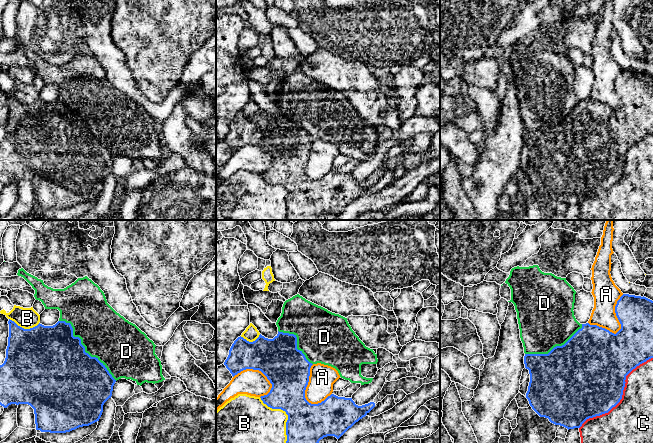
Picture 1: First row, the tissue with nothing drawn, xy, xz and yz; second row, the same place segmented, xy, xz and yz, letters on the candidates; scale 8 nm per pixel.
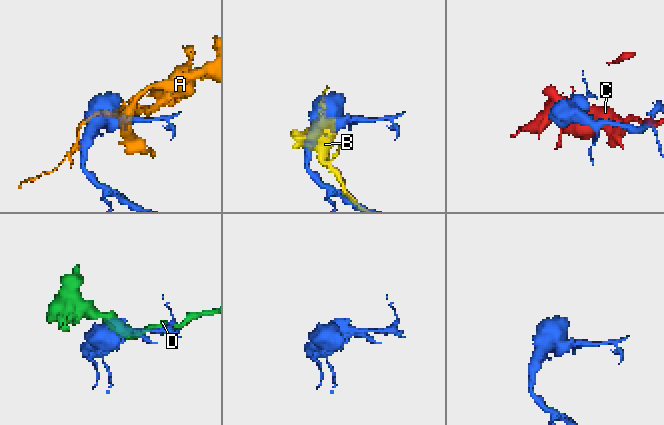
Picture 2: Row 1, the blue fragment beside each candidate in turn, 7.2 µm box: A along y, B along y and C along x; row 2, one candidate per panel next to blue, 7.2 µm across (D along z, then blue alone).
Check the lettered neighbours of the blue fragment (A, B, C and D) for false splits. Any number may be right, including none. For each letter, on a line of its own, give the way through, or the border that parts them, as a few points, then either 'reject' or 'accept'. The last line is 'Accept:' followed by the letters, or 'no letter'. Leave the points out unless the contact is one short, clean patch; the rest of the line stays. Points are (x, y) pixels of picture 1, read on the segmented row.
A: reject
B: reject
C: reject
D: reject
Accept: no letter

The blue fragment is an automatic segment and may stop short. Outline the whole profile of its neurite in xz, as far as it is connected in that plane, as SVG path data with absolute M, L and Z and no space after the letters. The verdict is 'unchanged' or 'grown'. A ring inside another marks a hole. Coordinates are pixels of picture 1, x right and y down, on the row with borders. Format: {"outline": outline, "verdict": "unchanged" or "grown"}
{"outline": "M278 331L273 339L265 338L260 334L253 342L240 336L232 344L224 365L233 377L246 369L259 370L267 377L272 388L267 395L260 398L268 407L281 409L288 415L286 443L319 443L327 436L339 439L375 407L374 402L358 406L352 398L338 397L334 394L321 403L309 403L305 398L305 390L313 364L306 359L302 351L297 349L297 337L294 334Z", "verdict": "unchanged"}

